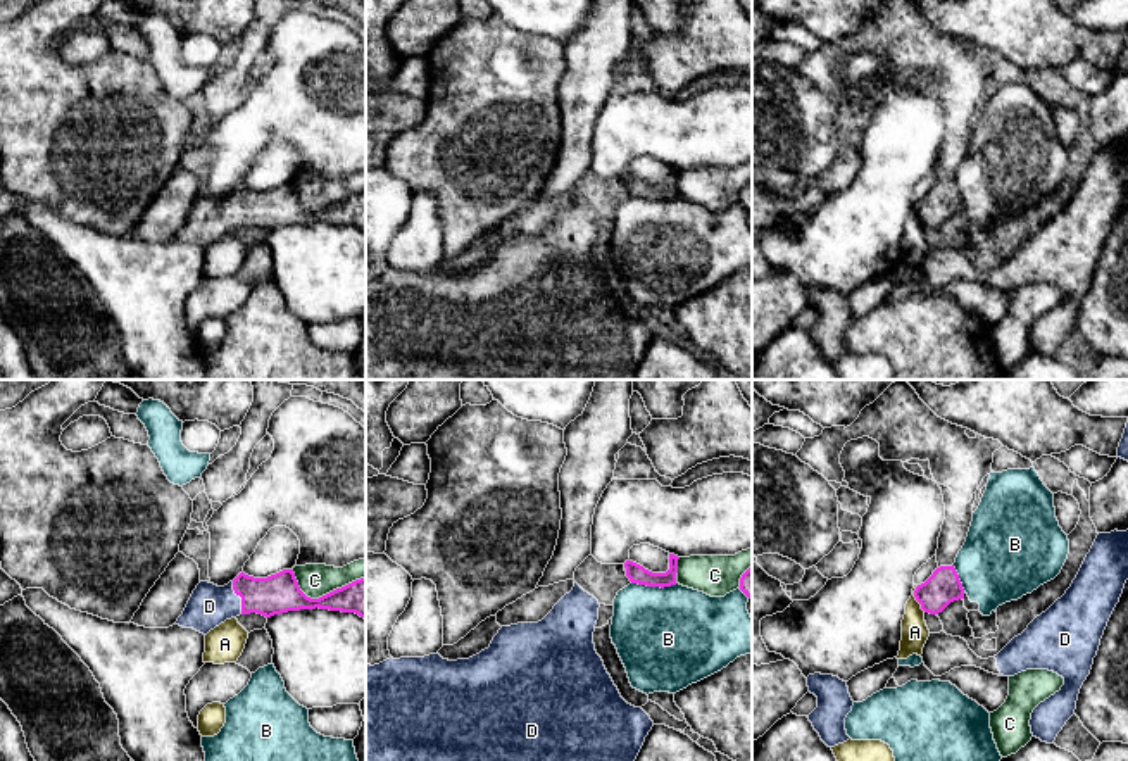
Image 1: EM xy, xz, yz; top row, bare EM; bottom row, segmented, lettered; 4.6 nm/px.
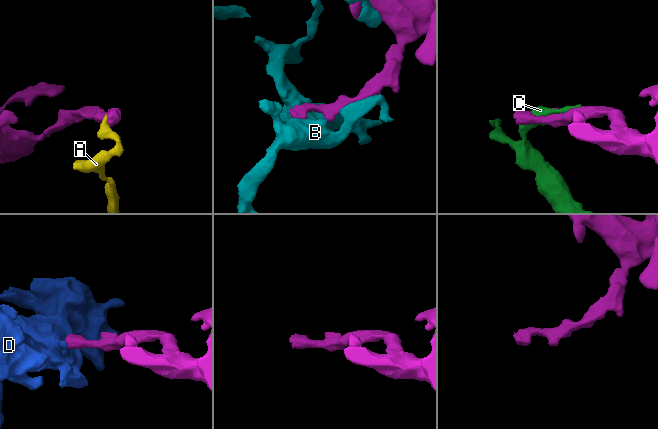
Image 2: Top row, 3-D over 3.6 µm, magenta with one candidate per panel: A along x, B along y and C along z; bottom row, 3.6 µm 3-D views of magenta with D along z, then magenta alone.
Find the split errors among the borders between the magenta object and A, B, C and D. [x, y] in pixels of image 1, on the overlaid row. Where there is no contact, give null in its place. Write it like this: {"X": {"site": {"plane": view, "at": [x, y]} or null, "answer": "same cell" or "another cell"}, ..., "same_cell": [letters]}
{"A": {"site": {"plane": "yz", "at": [916, 599]}, "answer": "another cell"}, "B": {"site": {"plane": "xz", "at": [654, 585]}, "answer": "another cell"}, "C": {"site": {"plane": "xy", "at": [323, 596]}, "answer": "another cell"}, "D": {"site": {"plane": "xy", "at": [240, 596]}, "answer": "same cell"}, "same_cell": ["D"]}

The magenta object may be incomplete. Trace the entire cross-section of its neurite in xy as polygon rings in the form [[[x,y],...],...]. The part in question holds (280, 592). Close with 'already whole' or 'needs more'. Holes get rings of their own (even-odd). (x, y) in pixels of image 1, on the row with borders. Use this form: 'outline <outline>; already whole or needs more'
outline [[[293,569],[267,578],[254,578],[243,571],[228,585],[200,582],[176,625],[204,635],[240,614],[257,613],[266,618],[300,609],[329,609],[355,613],[366,619],[366,578],[355,580],[319,599],[307,597]]]; needs more

